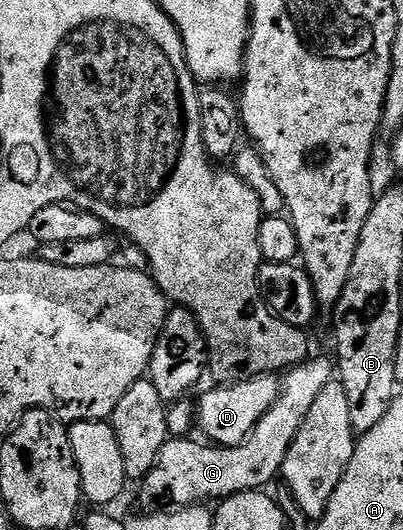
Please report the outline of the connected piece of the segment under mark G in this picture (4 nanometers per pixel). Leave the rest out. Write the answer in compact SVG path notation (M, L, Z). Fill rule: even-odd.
M310 357L304 363L300 363L298 367L292 368L284 376L281 384L281 396L277 398L277 404L259 421L259 425L250 433L247 441L243 441L238 447L218 447L205 441L196 443L193 437L170 438L169 442L163 445L157 458L157 464L153 466L153 472L145 476L143 480L145 488L141 491L142 501L149 503L153 498L166 499L167 502L174 503L171 505L178 509L192 504L201 505L209 501L205 499L220 501L239 493L268 488L268 483L273 478L276 480L280 476L281 466L287 457L287 449L291 449L291 441L295 441L307 413L311 413L311 405L315 405L315 397L319 397L319 393L323 393L325 386L334 382L334 379L335 363L332 358Z

